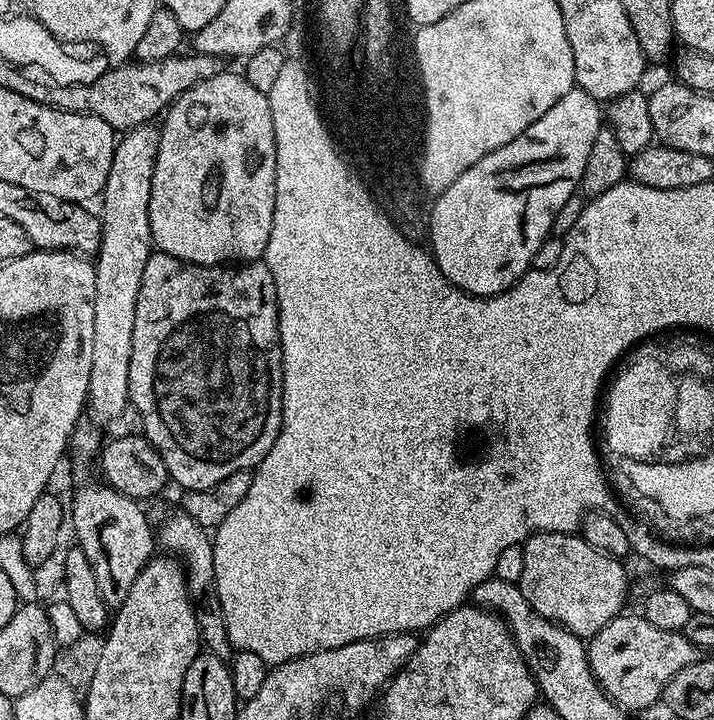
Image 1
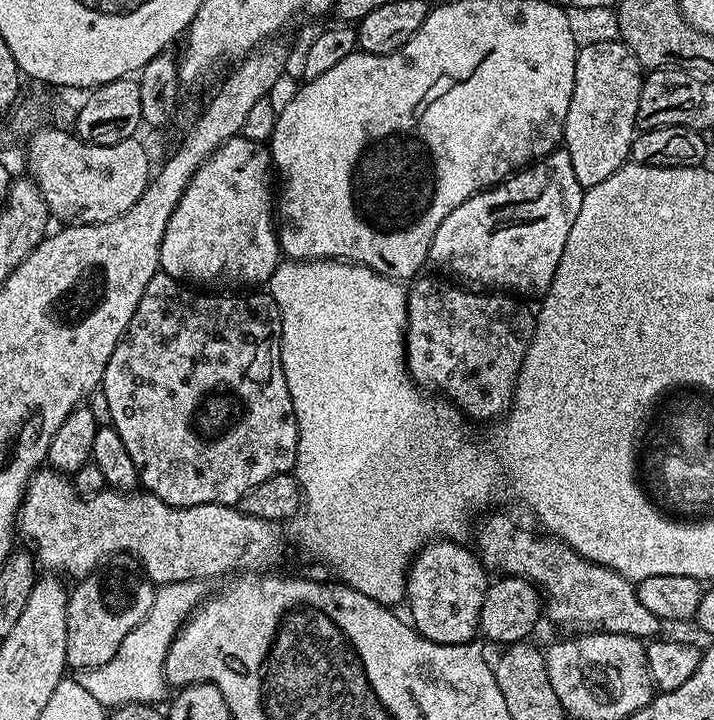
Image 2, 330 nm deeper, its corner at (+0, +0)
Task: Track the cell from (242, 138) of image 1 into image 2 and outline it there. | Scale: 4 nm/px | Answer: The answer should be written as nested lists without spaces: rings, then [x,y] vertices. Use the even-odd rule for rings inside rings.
[[[239,135],[222,142],[222,146],[202,162],[190,186],[186,186],[182,198],[178,198],[170,222],[166,222],[160,271],[189,286],[213,284],[216,290],[244,290],[249,286],[267,285],[282,259],[278,224],[274,219],[273,172],[272,153],[261,141]]]

